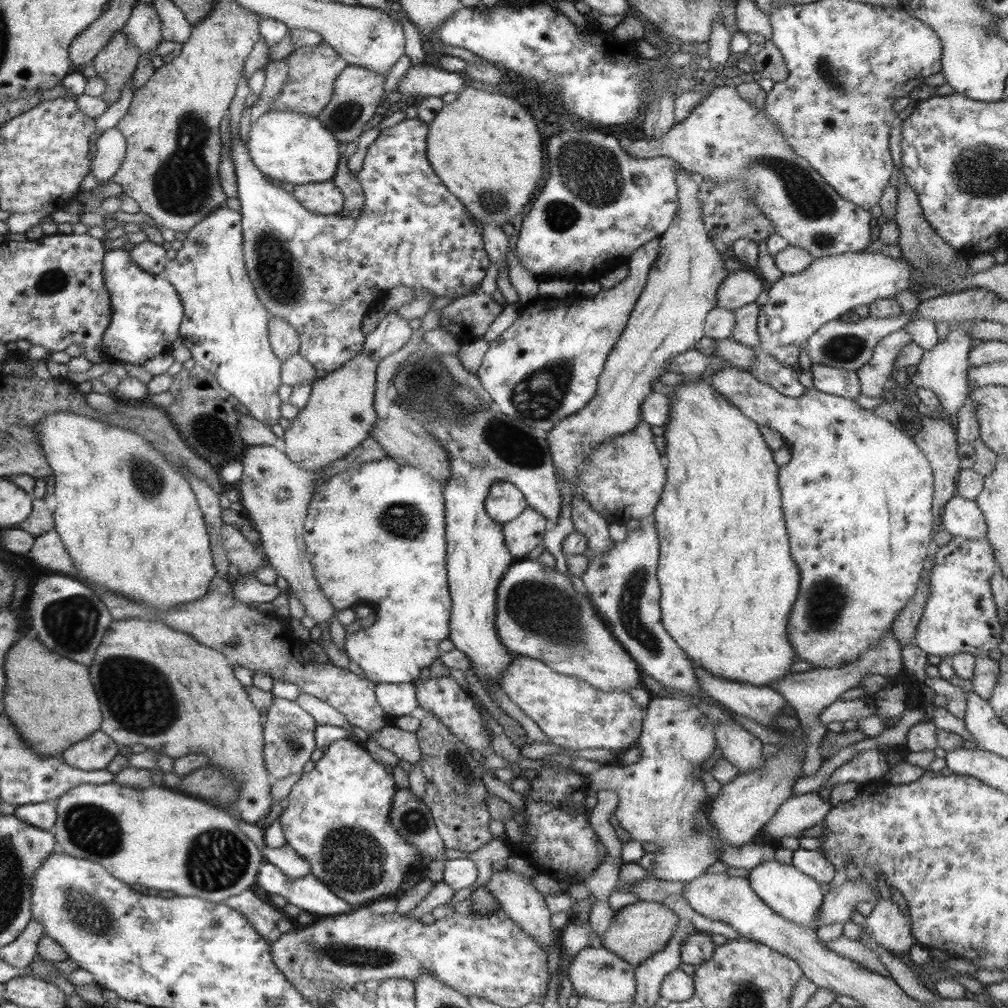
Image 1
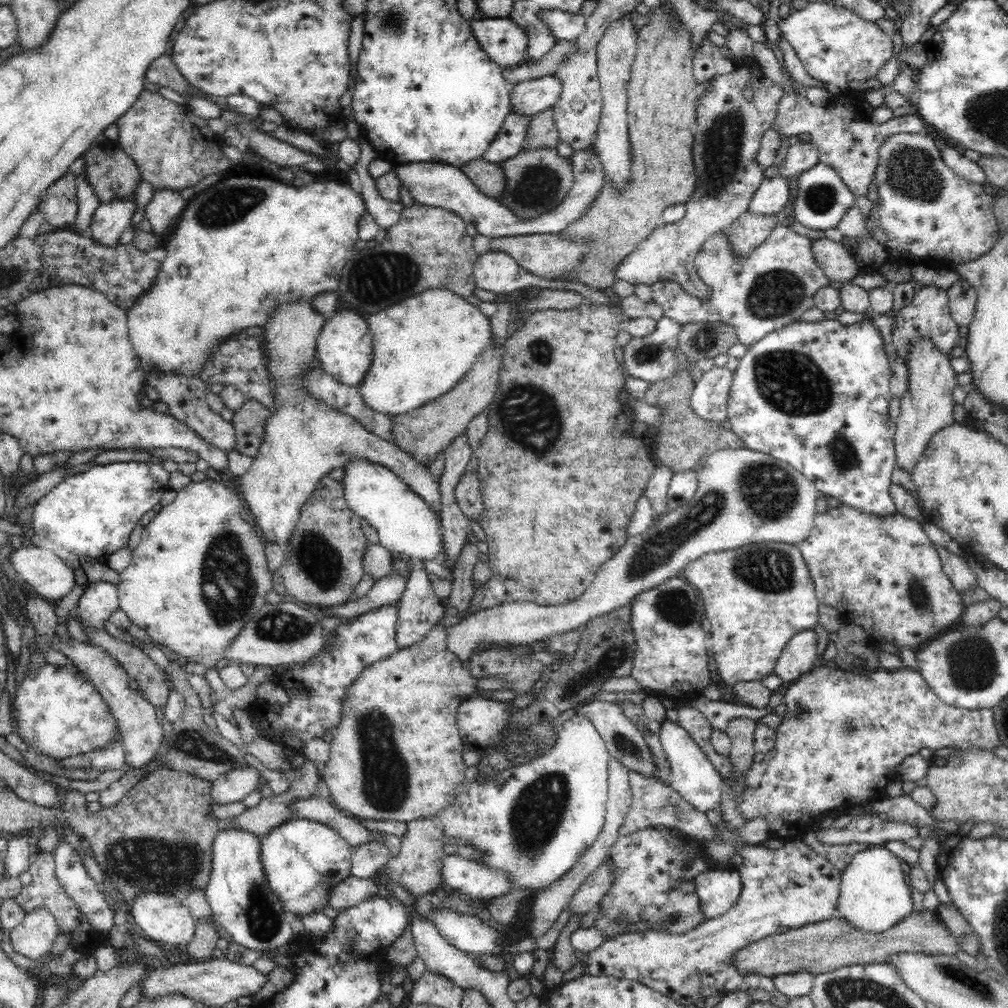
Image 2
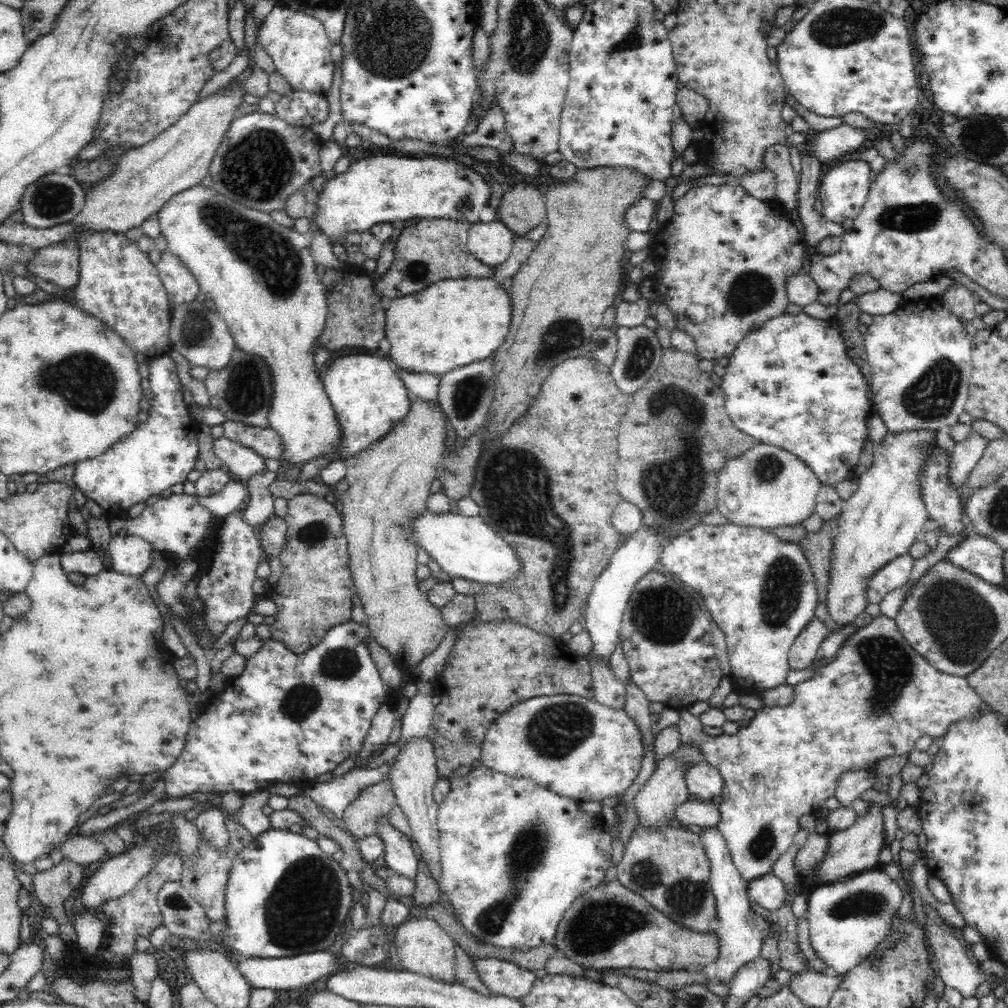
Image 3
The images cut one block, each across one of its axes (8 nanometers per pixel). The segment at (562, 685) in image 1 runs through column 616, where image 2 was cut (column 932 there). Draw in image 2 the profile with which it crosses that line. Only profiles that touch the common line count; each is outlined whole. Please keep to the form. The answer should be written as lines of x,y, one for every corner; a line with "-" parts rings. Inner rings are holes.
822,666
822,668
818,668
818,670
814,668
810,674
802,676
798,682
792,682
792,684
786,686
782,692
784,692
784,700
782,700
782,702
786,704
788,710
786,710
786,714
782,714
782,724
780,724
780,728
774,730
774,732
776,732
776,746
774,746
768,754
764,754
762,764
752,764
748,770
744,770
744,772
740,772
740,774
734,770
734,766
732,766
732,762
730,762
730,756
722,756
722,754
718,754
718,752
714,750
714,746
712,746
712,742
710,742
710,734
712,734
714,728
712,728
712,724
708,722
708,718
706,718
700,710
690,708
690,706
684,706
684,708
678,710
678,726
684,728
684,730
690,734
690,738
698,744
698,748
702,748
702,752
704,752
704,754
708,756
708,760
714,764
716,772
722,776
722,784
740,786
740,788
742,788
740,794
738,794
738,798
734,798
736,804
738,804
740,816
742,816
746,822
750,822
752,818
764,818
764,820
768,822
768,826
770,826
770,832
772,832
774,840
778,840
778,842
786,842
786,840
798,838
802,832
810,830
810,826
812,826
814,820
818,820
818,818
824,816
826,812
836,810
838,806
844,806
844,804
858,804
858,806
864,806
864,804
868,804
868,802
878,802
878,800
886,798
886,786
888,786
890,782
896,782
898,776
900,776
900,774
898,774
900,762
902,762
904,758
912,756
912,754
918,754
922,748
930,748
930,750
936,752
936,750
948,748
948,746
958,748
958,750
970,750
970,748
994,750
996,746
1002,746
1002,744
1000,744
998,730
996,730
996,720
994,720
994,712
992,712
992,710
988,710
988,708
964,710
964,708
958,708
958,706
948,706
946,702
942,702
942,700
926,686
926,682
922,680
922,674
920,674
918,670
906,670
904,666
902,666
900,670
896,670
896,672
888,672
886,668
880,666
876,672
868,674
868,678
856,676
856,674
848,674
848,672
840,670
840,668
830,670
828,666

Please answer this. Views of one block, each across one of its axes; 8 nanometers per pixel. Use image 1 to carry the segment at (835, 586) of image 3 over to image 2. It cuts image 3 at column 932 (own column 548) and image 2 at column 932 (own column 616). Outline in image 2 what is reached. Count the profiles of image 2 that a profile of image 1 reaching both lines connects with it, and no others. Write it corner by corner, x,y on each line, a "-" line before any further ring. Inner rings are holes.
916,340
910,346
910,354
906,356
906,366
908,366
908,390
900,398
902,408
900,418
896,420
894,446
896,446
896,468
902,468
912,476
930,438
938,430
956,424
954,420
956,402
952,400
952,392
958,386
956,380
958,374
952,368
952,360
948,360
948,356
942,356
932,340

